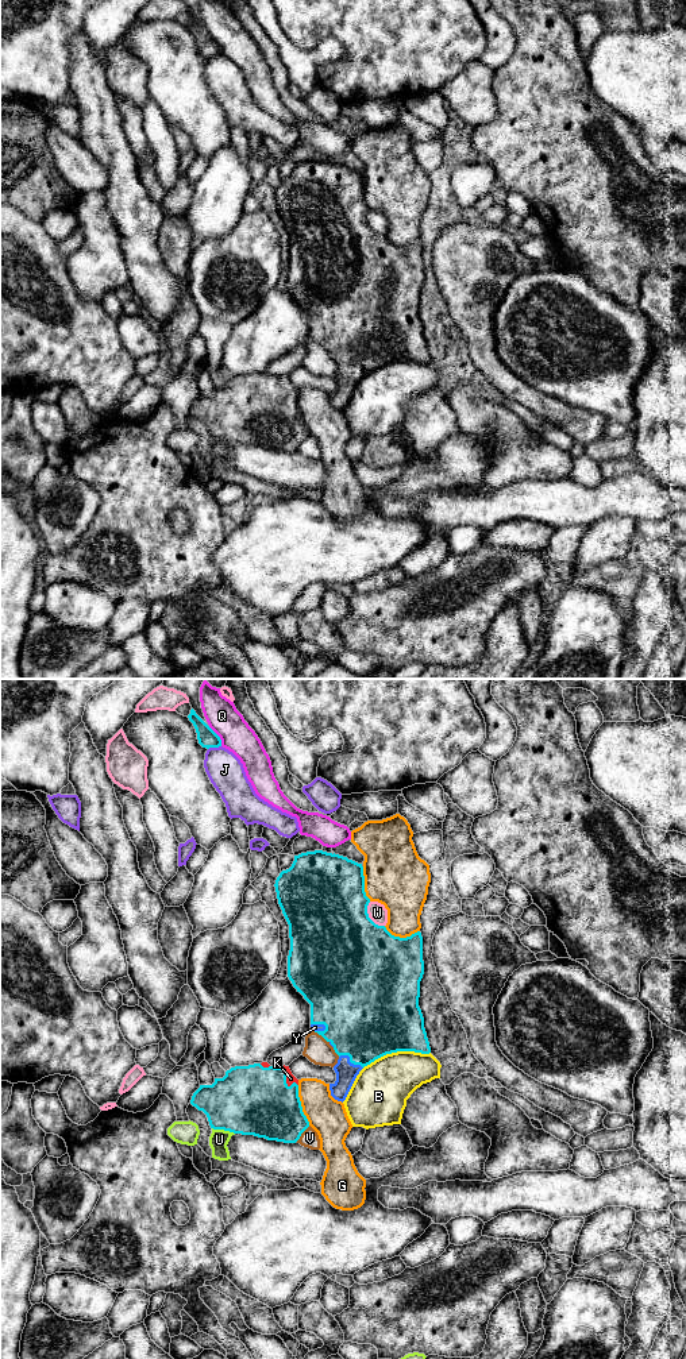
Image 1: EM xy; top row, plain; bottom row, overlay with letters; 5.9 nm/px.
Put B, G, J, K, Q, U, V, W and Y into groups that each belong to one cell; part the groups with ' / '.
B / G / J / K Y / Q / U / V / W

